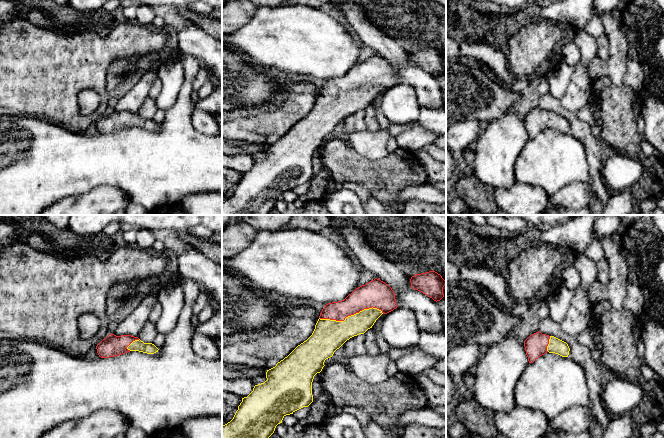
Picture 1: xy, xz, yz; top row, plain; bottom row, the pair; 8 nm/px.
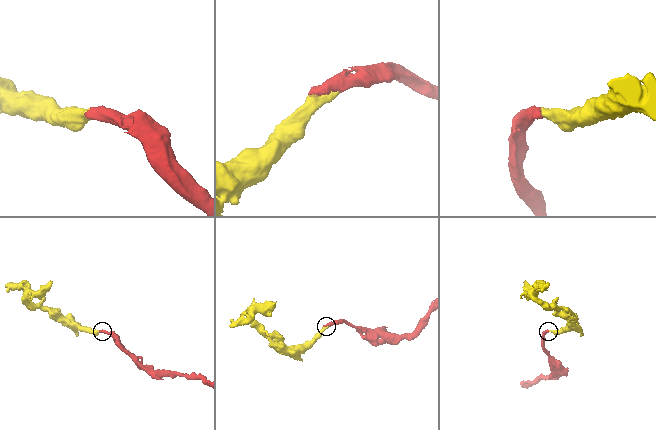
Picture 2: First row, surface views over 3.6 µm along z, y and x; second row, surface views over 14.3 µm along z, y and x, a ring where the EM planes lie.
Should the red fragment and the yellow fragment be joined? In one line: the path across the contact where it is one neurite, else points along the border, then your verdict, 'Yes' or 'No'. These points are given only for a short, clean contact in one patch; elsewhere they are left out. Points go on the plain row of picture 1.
Path across: xz (375, 70), (351, 90), (329, 111). Yes

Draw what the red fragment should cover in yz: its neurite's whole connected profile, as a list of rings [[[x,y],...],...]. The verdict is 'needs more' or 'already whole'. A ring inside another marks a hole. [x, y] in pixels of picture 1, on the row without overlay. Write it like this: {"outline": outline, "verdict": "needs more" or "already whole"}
{"outline": [[[536,108],[524,117],[524,123],[529,139],[533,139],[545,129],[555,129],[562,133],[568,133],[570,124],[568,120],[554,112]]], "verdict": "needs more"}

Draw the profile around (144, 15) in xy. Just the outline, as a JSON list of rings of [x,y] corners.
[[[147,5],[138,6],[136,11],[136,23],[148,27],[150,24],[152,24],[154,18],[155,14],[152,7]]]

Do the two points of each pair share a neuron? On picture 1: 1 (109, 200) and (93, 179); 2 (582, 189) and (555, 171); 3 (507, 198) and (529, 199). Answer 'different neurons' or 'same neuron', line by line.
1: different neurons
2: different neurons
3: same neuron

